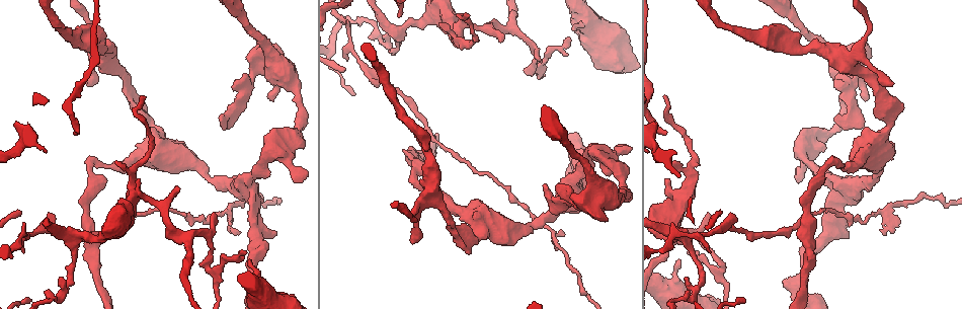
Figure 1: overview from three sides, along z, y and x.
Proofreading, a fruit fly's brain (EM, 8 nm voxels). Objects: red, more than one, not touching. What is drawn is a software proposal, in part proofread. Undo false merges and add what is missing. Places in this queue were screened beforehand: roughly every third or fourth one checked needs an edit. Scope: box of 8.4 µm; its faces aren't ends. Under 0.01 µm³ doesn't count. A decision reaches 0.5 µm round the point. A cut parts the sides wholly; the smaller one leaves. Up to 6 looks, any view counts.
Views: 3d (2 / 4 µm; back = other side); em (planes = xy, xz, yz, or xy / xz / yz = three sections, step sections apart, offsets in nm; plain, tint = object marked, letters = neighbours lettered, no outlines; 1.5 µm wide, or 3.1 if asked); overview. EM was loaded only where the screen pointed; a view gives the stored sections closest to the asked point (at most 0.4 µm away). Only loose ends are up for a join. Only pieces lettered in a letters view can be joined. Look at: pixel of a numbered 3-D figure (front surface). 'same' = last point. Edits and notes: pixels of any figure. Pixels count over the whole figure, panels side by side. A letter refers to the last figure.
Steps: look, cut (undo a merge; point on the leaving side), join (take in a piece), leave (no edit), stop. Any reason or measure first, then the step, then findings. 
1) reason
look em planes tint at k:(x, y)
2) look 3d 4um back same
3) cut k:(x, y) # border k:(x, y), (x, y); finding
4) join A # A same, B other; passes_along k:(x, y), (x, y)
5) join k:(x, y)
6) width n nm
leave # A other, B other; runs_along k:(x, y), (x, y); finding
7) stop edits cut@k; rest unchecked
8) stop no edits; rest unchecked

look 3d 2um at 1:(23, 253)

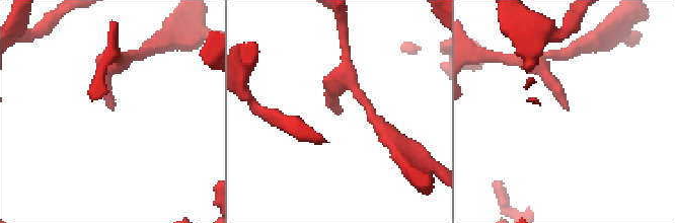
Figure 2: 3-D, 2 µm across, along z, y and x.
shape alone is not enough
look em planes letters at 2:(339, 113)

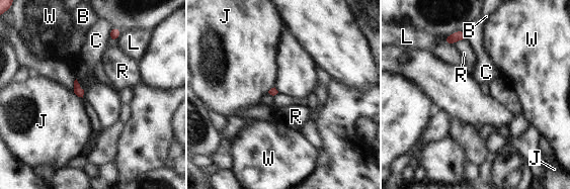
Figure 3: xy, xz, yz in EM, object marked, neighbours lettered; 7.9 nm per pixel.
leave # B other, C other, J other, L other, R other, W other; border 3:(73, 92), (82, 98); no lettered piece goes on from it

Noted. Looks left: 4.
branch stops here
look em planes letters at 1:(413, 243)

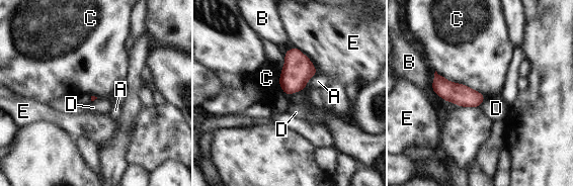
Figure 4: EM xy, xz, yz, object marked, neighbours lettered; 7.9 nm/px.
leave # A other, B other, C other, D other, E other; border 4:(435, 70), (486, 97); none of them fits

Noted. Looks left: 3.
calibre changes
look em planes letters at 1:(453, 207)

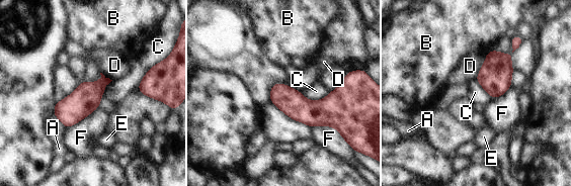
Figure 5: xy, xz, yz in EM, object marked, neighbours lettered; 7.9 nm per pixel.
leave # A other, B other, C other, D other, E other, F other; border 5:(300, 91), (309, 99), (330, 92); continuous, no second cell

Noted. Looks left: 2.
stop no edits; rest unchecked

